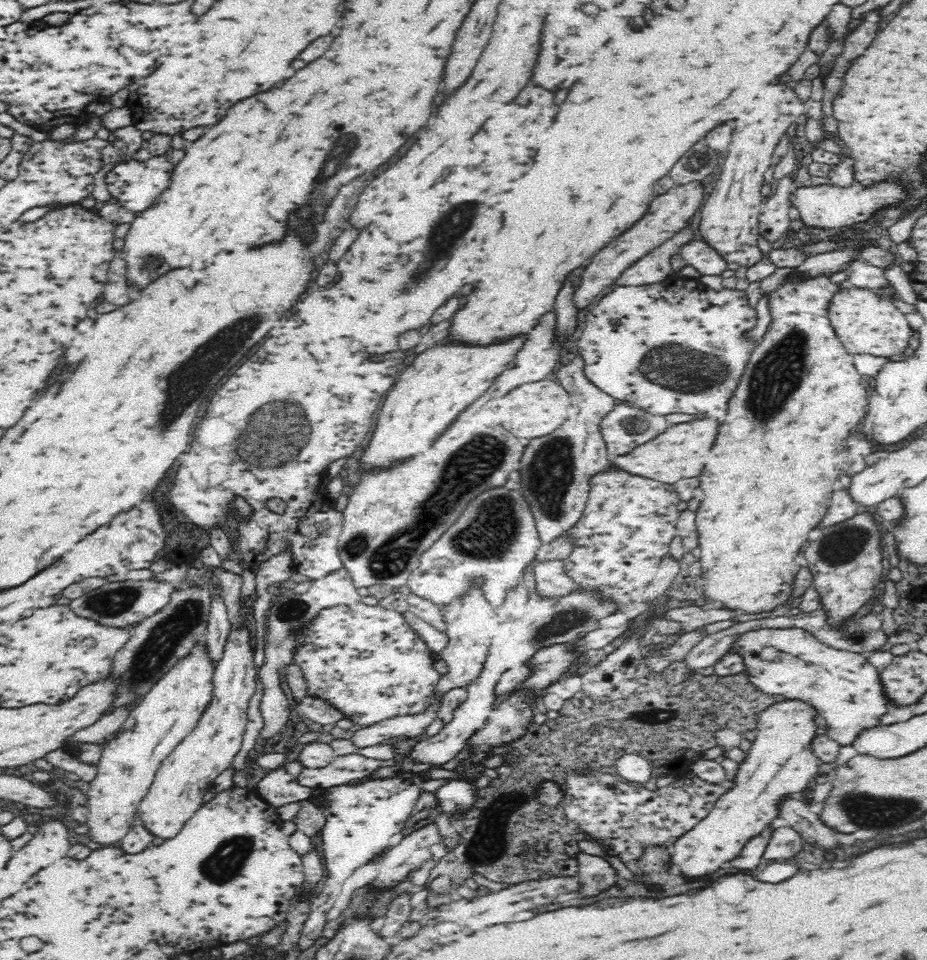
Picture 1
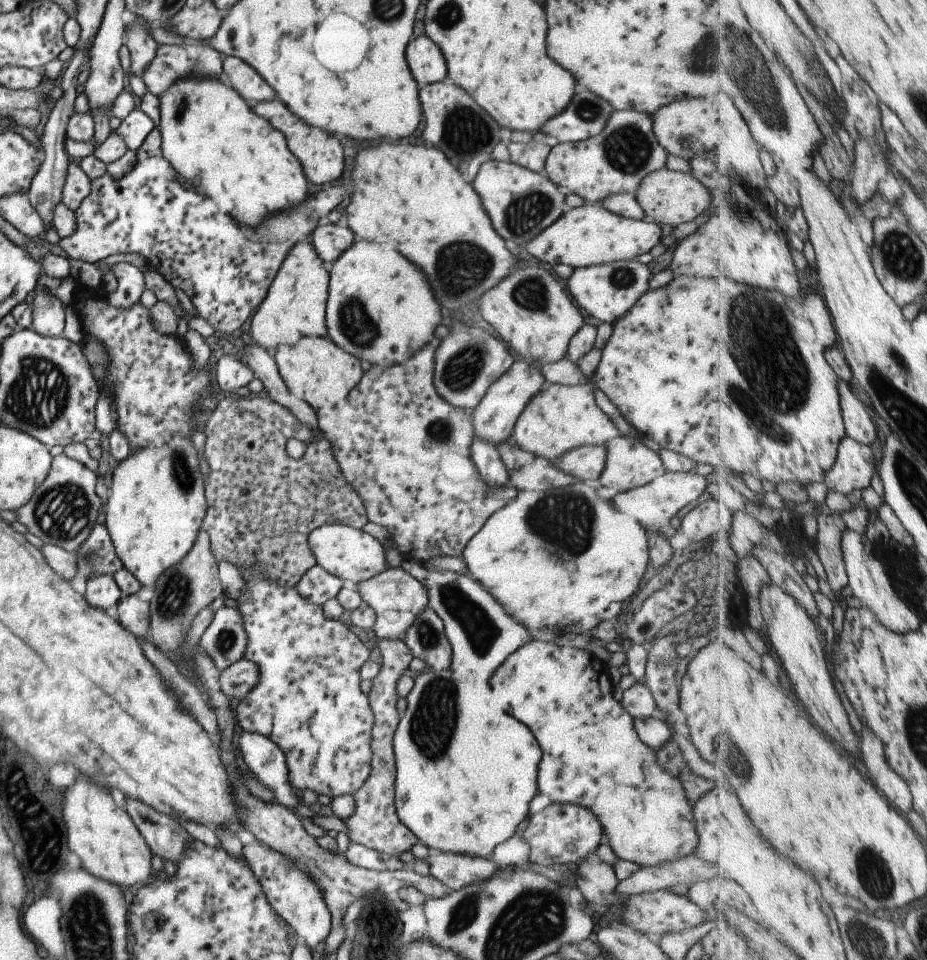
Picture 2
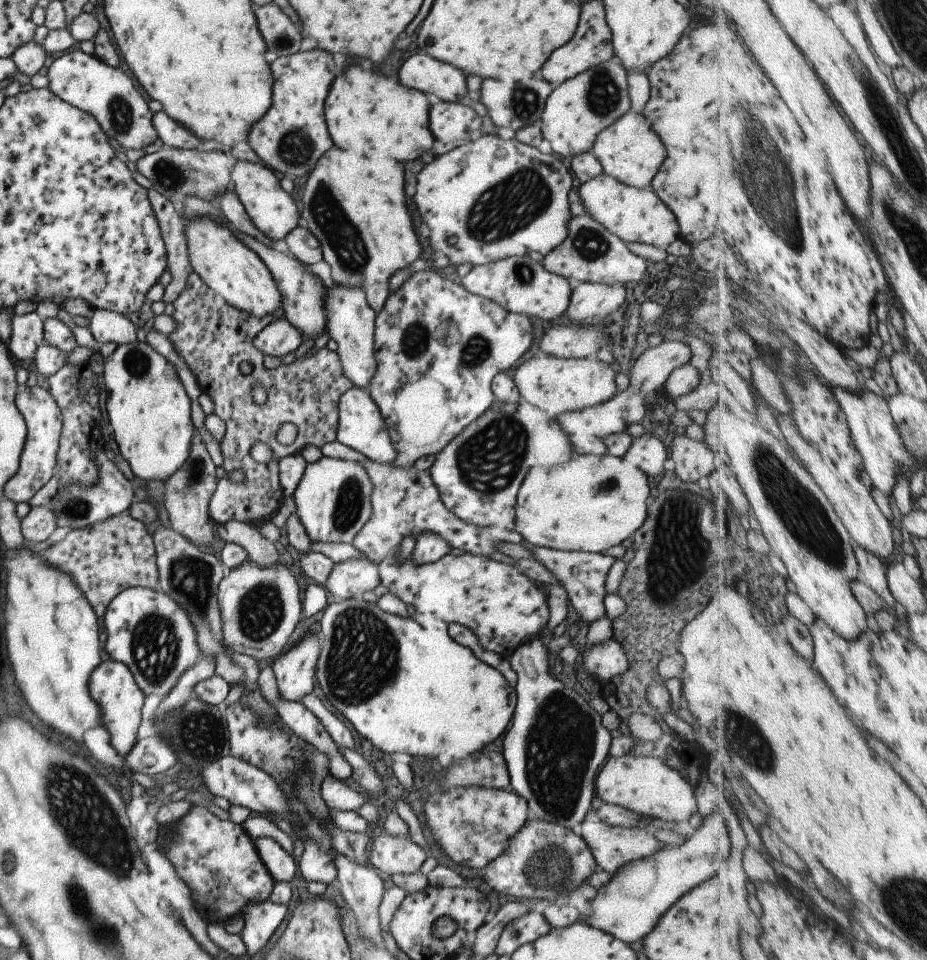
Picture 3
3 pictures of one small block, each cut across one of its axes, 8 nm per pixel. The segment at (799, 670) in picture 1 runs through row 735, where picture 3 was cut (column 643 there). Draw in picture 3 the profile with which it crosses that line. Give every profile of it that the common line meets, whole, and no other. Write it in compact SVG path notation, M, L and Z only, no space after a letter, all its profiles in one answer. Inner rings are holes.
M587 818L580 824L580 829L580 837L587 844L597 868L610 875L617 872L621 866L625 866L627 862L653 856L657 850L661 850L665 846L653 837L652 832L648 833L645 828L639 828L639 826L633 826L633 828L614 827L594 818Z

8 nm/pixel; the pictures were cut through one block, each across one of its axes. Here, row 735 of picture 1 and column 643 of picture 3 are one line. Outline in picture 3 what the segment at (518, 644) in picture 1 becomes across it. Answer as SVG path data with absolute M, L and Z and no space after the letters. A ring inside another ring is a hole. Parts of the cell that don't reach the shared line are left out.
M648 431L638 437L631 437L631 444L623 458L637 470L653 476L664 472L665 446L659 438L655 438Z

